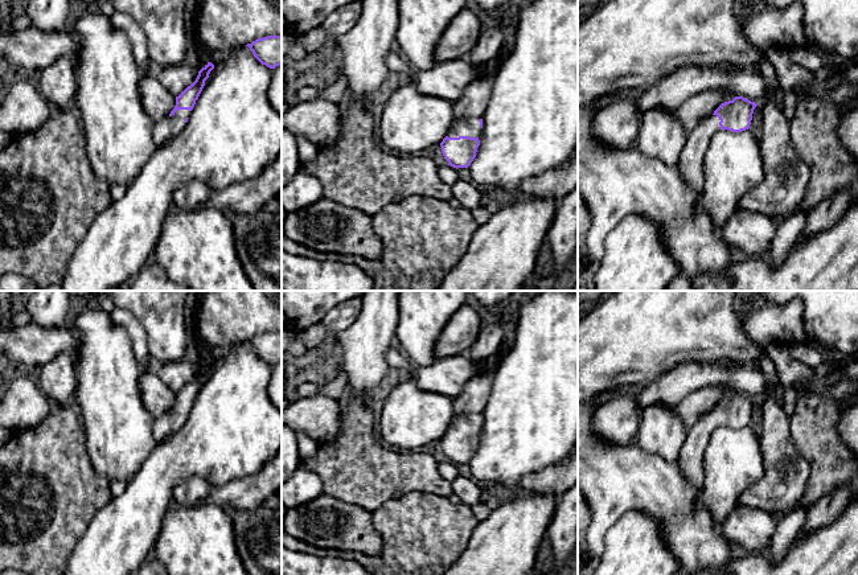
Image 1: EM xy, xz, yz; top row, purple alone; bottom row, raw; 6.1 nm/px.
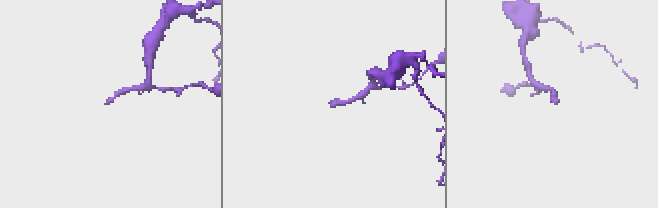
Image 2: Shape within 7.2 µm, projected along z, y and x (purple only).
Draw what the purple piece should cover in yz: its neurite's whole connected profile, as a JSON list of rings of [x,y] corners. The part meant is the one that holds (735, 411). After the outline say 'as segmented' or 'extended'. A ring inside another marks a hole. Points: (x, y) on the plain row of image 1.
[[[735,393],[732,397],[722,399],[711,412],[702,416],[687,431],[677,464],[682,476],[693,486],[697,489],[702,486],[703,453],[713,432],[721,426],[732,428],[748,426],[756,402],[743,393]]] | extended

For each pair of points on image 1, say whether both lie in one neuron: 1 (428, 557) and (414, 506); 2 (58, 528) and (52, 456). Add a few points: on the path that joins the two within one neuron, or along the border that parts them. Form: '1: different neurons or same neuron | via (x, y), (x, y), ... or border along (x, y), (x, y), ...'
1: same neuron | via (422, 545), (422, 534), (414, 526), (414, 518)
2: same neuron | via (57, 510), (57, 492), (52, 484), (52, 473)

